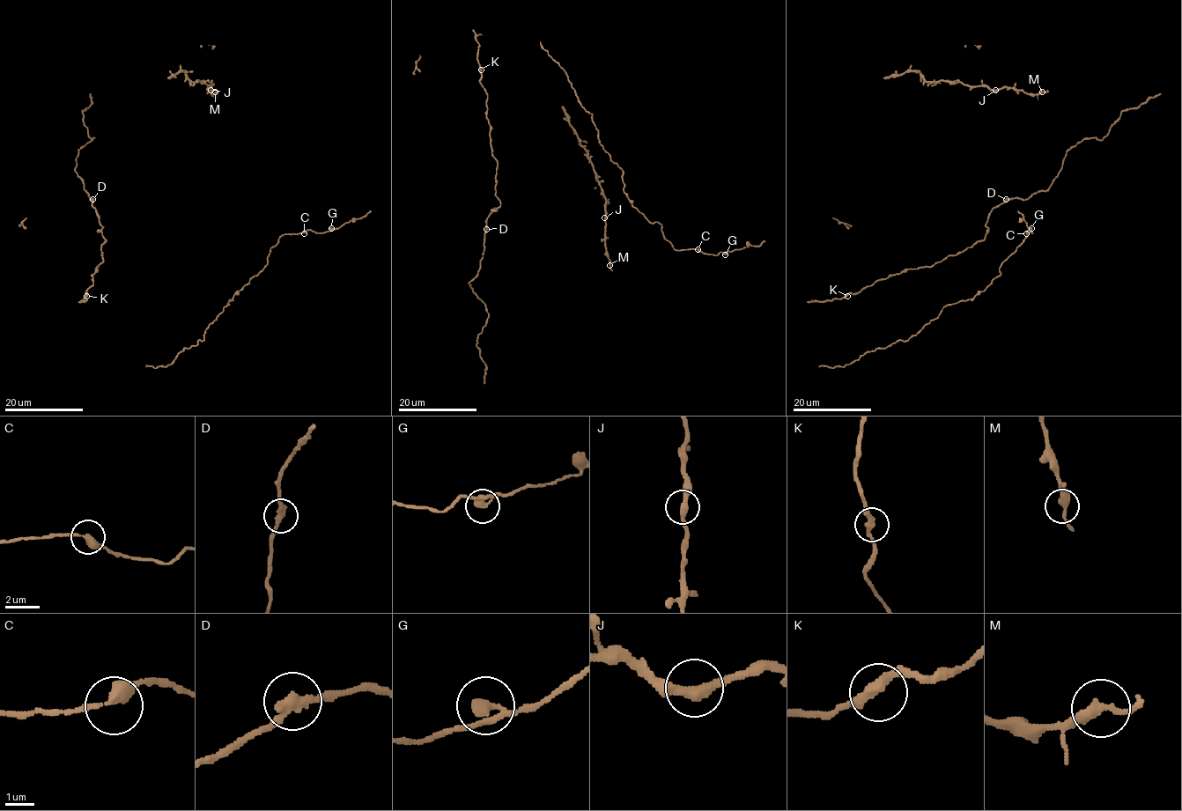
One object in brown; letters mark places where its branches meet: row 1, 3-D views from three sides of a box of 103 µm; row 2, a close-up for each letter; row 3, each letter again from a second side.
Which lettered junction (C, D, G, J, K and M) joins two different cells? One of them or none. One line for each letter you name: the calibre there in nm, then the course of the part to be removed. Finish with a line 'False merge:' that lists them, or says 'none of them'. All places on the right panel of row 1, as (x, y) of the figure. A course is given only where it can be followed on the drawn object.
False merge: none of them

